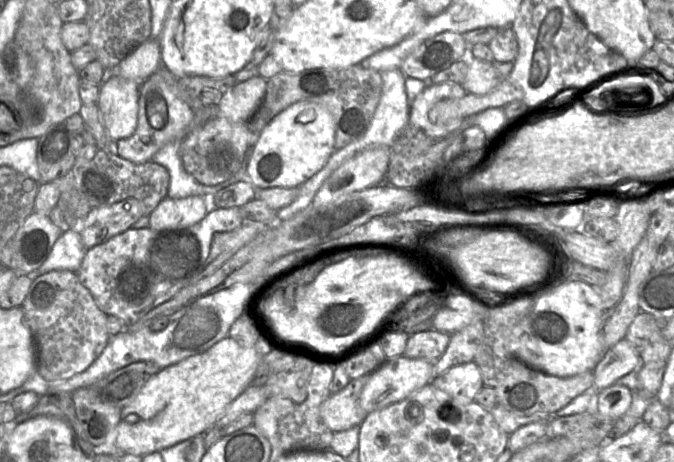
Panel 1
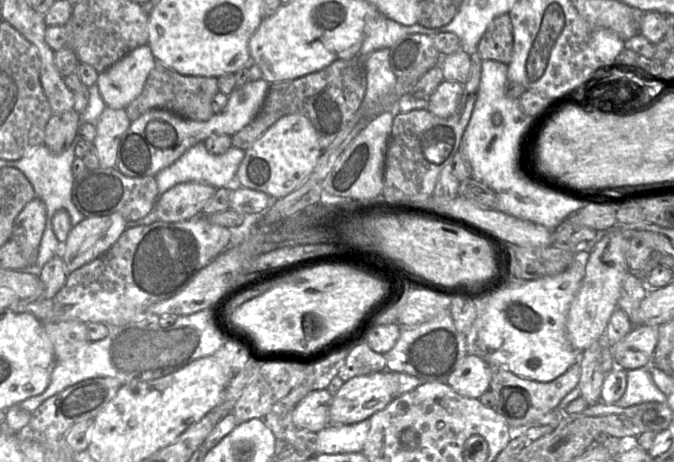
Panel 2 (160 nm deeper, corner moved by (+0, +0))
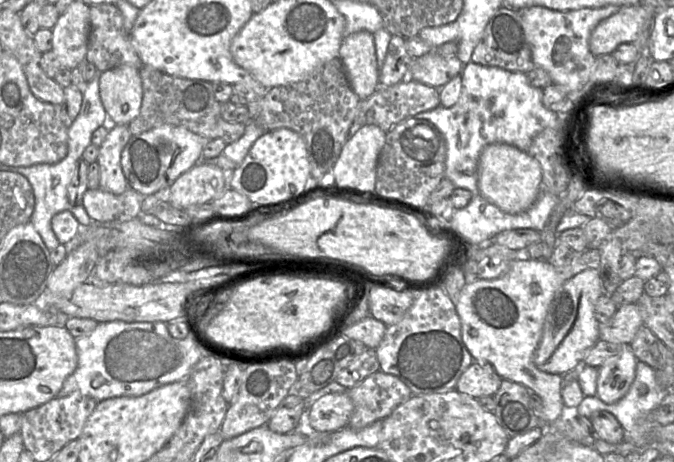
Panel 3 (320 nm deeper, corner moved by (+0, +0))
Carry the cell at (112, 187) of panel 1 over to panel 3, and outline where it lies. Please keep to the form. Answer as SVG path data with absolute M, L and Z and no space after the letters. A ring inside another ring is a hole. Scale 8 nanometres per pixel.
M130 187L119 195L101 188L88 188L83 195L82 205L92 222L125 222L138 216L143 199L143 195Z

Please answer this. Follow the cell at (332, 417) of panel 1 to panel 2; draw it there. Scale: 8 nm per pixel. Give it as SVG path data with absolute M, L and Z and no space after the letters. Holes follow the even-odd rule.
M315 390L304 397L293 411L294 424L318 433L329 424L329 409L333 395L327 390Z

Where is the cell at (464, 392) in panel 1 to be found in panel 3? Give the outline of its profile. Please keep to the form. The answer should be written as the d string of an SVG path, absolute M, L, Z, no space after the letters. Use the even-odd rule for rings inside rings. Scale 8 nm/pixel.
M474 361L459 378L456 390L475 399L494 397L502 381L490 364Z

